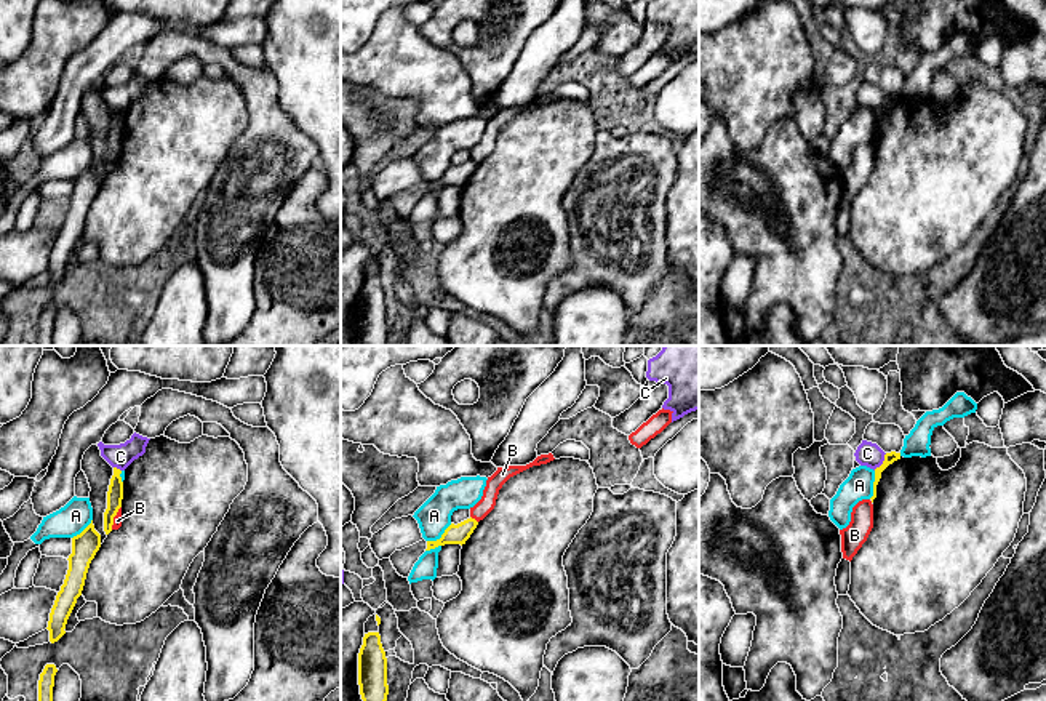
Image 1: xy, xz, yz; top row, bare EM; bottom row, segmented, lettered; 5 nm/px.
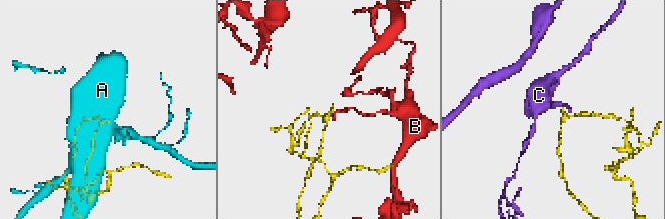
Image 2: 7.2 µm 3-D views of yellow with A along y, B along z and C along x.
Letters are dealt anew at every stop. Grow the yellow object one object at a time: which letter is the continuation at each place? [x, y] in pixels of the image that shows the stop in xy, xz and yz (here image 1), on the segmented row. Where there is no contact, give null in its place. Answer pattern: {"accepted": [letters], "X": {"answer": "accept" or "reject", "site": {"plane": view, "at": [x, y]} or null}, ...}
{"accepted": [], "A": {"answer": "reject", "site": {"plane": "yz", "at": [874, 485]}}, "B": {"answer": "reject", "site": {"plane": "xz", "at": [474, 519]}}, "C": {"answer": "reject", "site": {"plane": "yz", "at": [883, 463]}}}

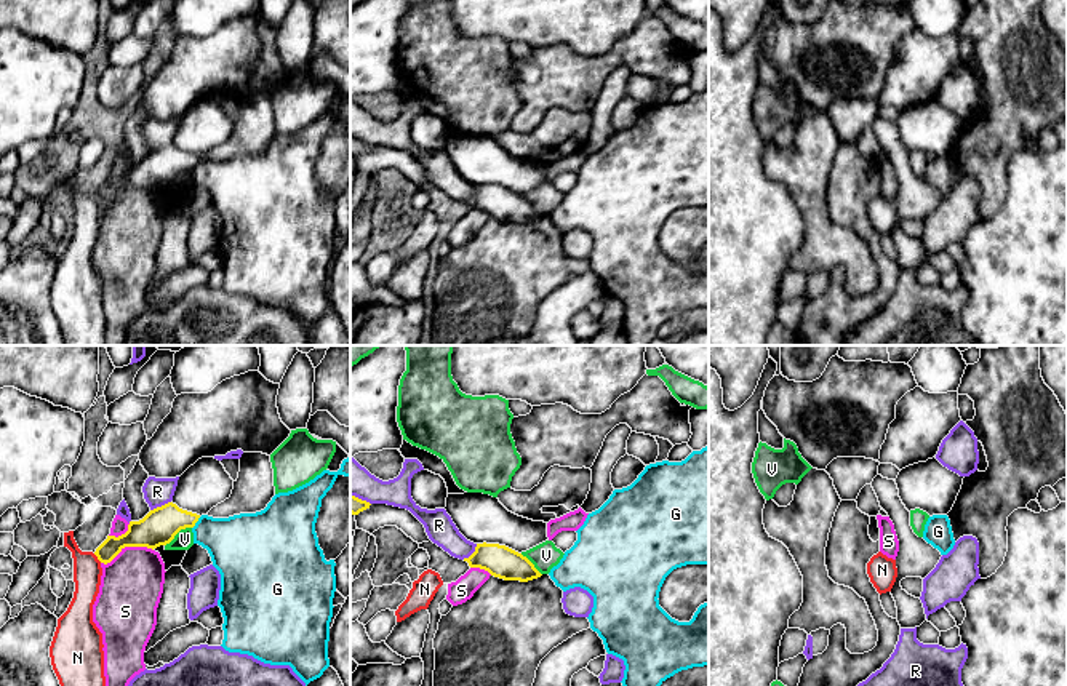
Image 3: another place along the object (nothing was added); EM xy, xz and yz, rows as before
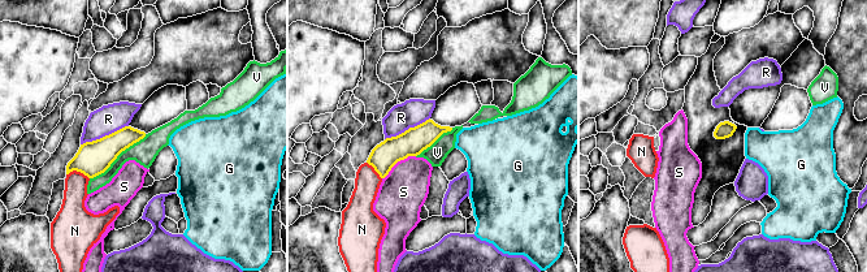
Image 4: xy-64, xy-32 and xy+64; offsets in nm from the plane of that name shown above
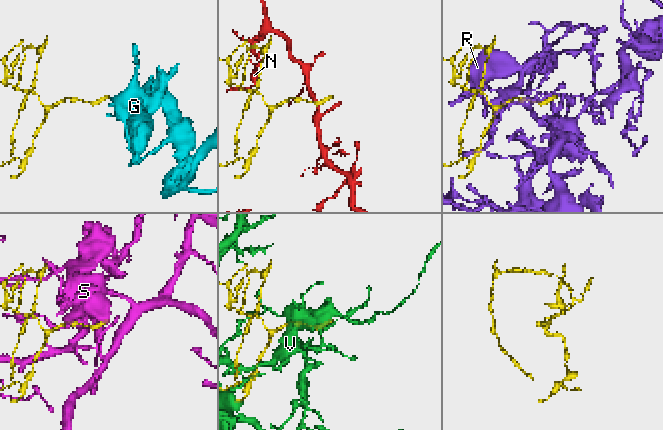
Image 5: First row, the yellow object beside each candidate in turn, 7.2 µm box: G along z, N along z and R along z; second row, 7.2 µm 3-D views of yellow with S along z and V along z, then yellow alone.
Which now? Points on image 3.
{"accepted": [], "G": {"answer": "reject", "site": {"plane": "xy", "at": [195, 522]}}, "N": {"answer": "reject", "site": {"plane": "xy", "at": [98, 558]}}, "R": {"answer": "reject", "site": {"plane": "xy", "at": [162, 506]}}, "S": {"answer": "reject", "site": {"plane": "xy", "at": [127, 546]}}, "V": {"answer": "reject", "site": {"plane": "xy", "at": [178, 531]}}}

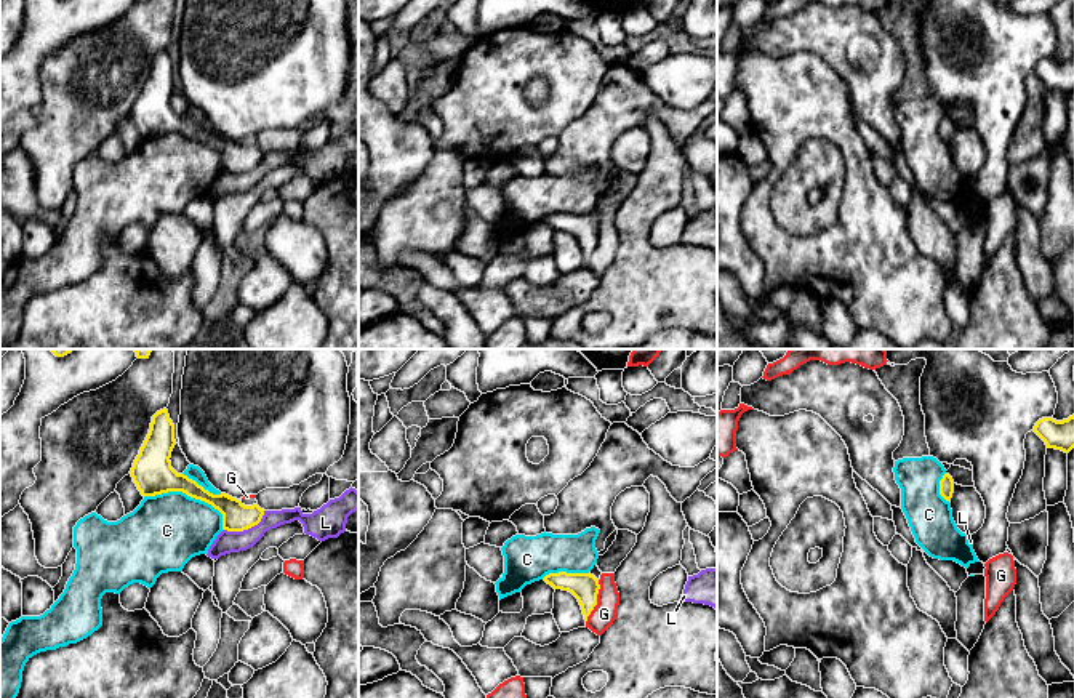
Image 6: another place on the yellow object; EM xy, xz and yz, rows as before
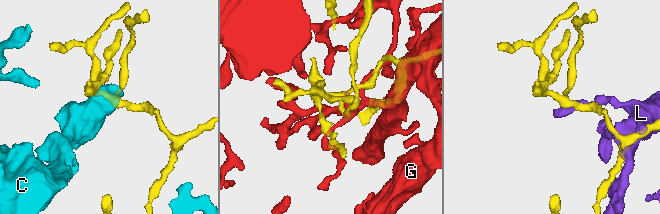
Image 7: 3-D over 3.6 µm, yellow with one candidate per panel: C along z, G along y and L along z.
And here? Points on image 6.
{"accepted": [], "C": {"answer": "reject", "site": {"plane": "xy", "at": [191, 497]}}, "G": {"answer": "reject", "site": {"plane": "xz", "at": [596, 601]}}, "L": {"answer": "reject", "site": {"plane": "xy", "at": [245, 529]}}}

